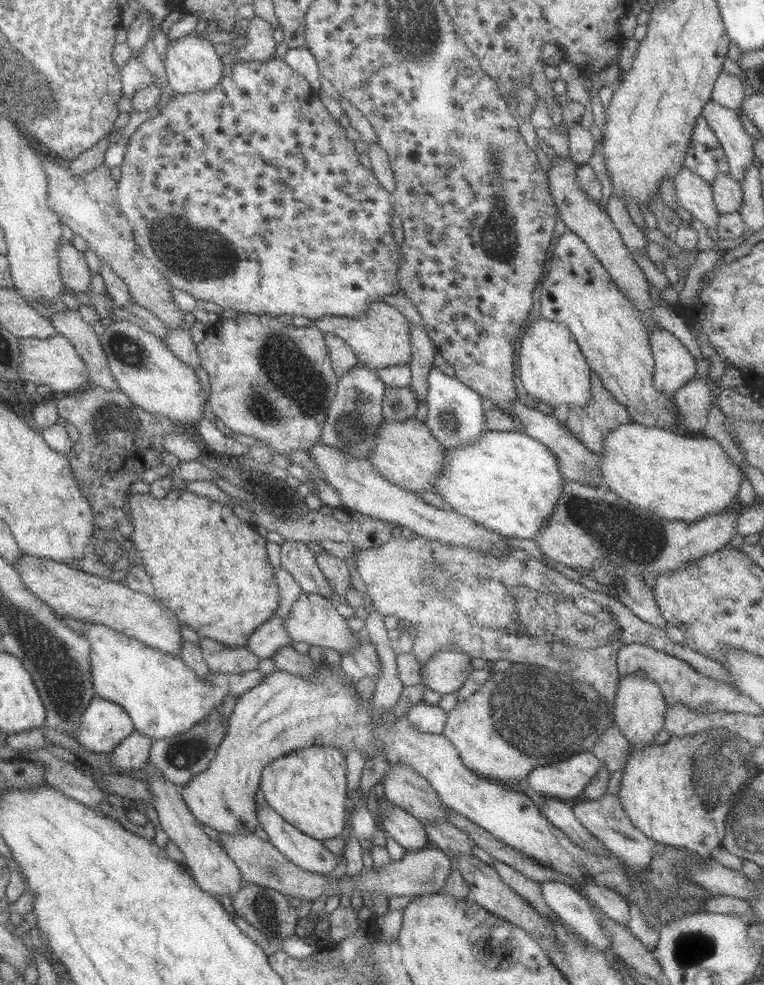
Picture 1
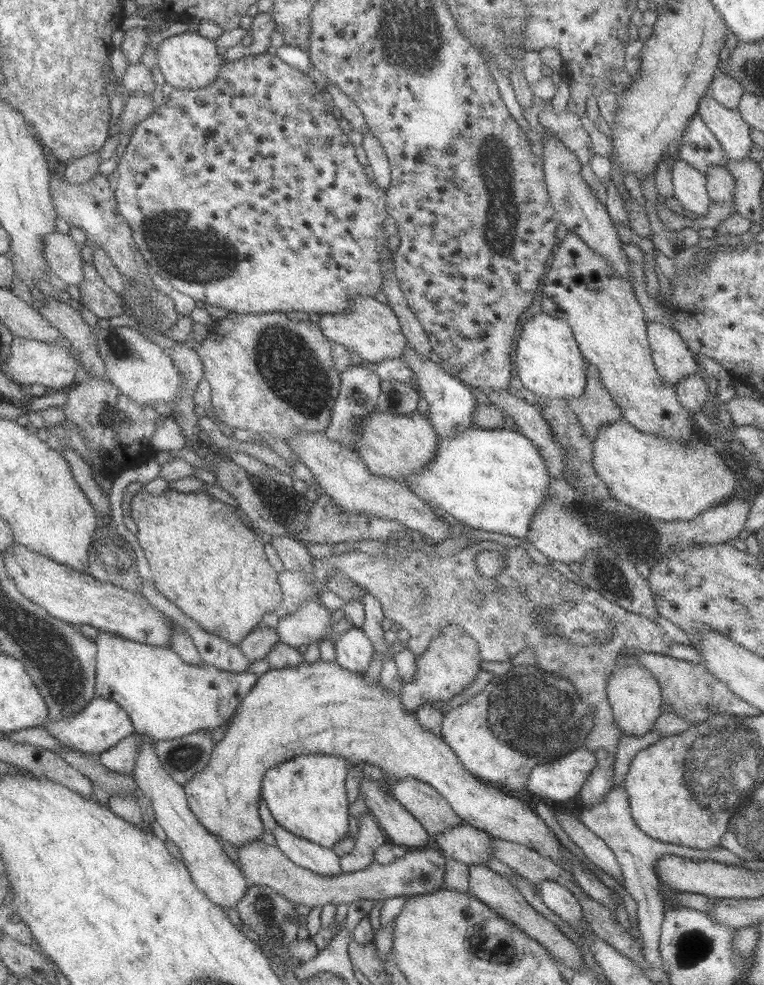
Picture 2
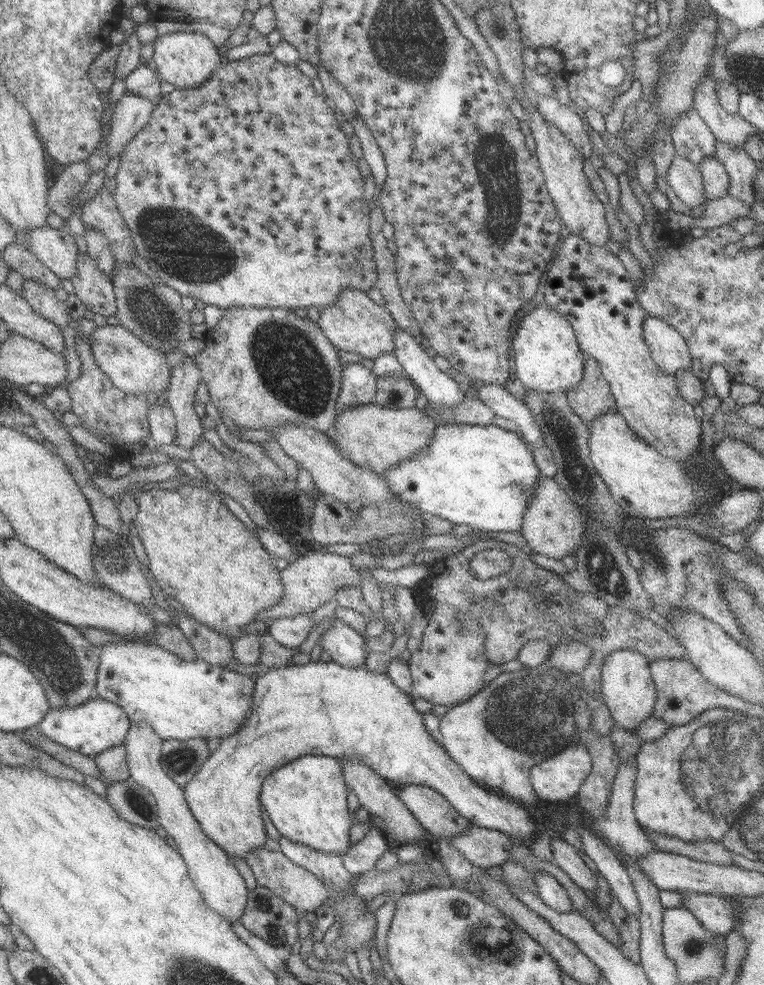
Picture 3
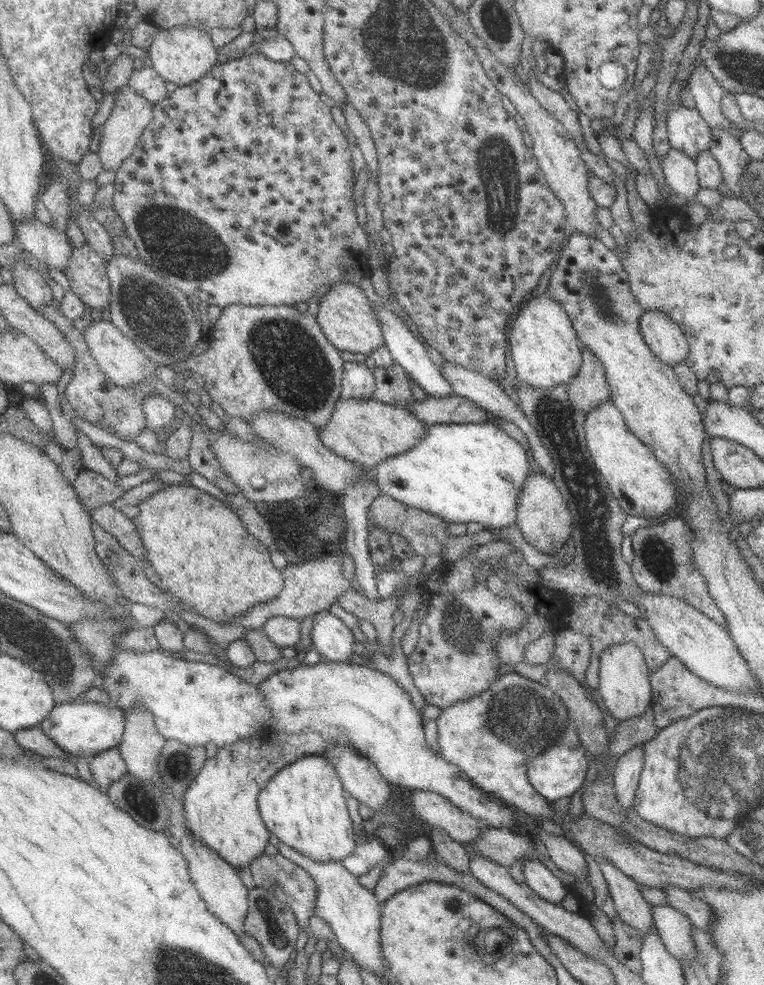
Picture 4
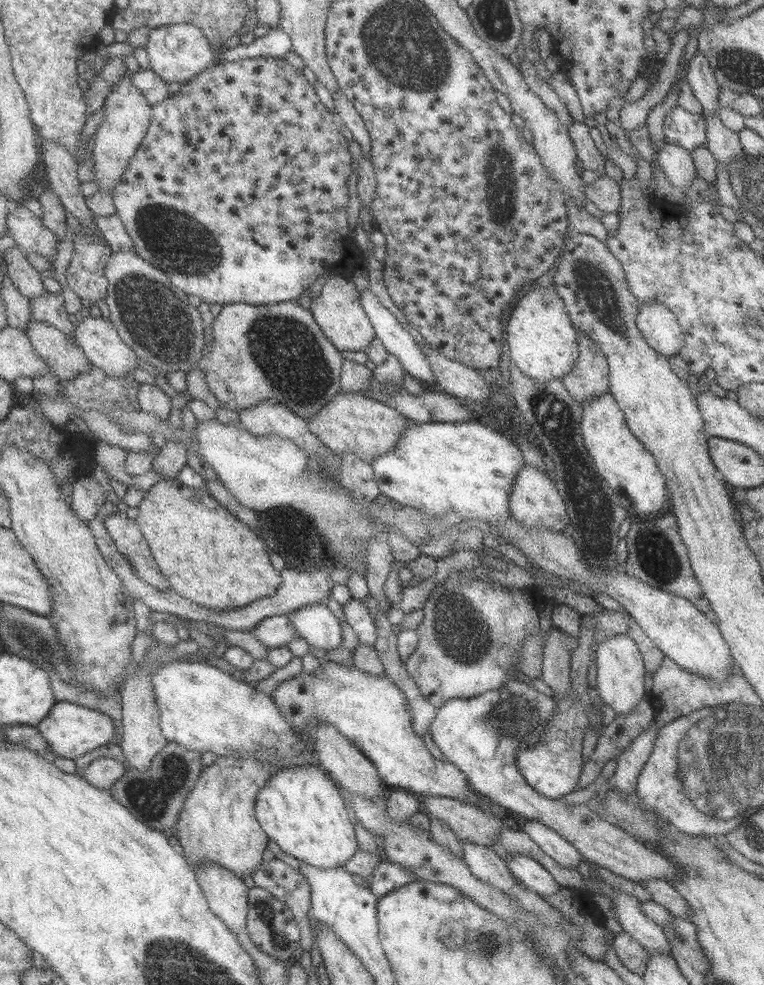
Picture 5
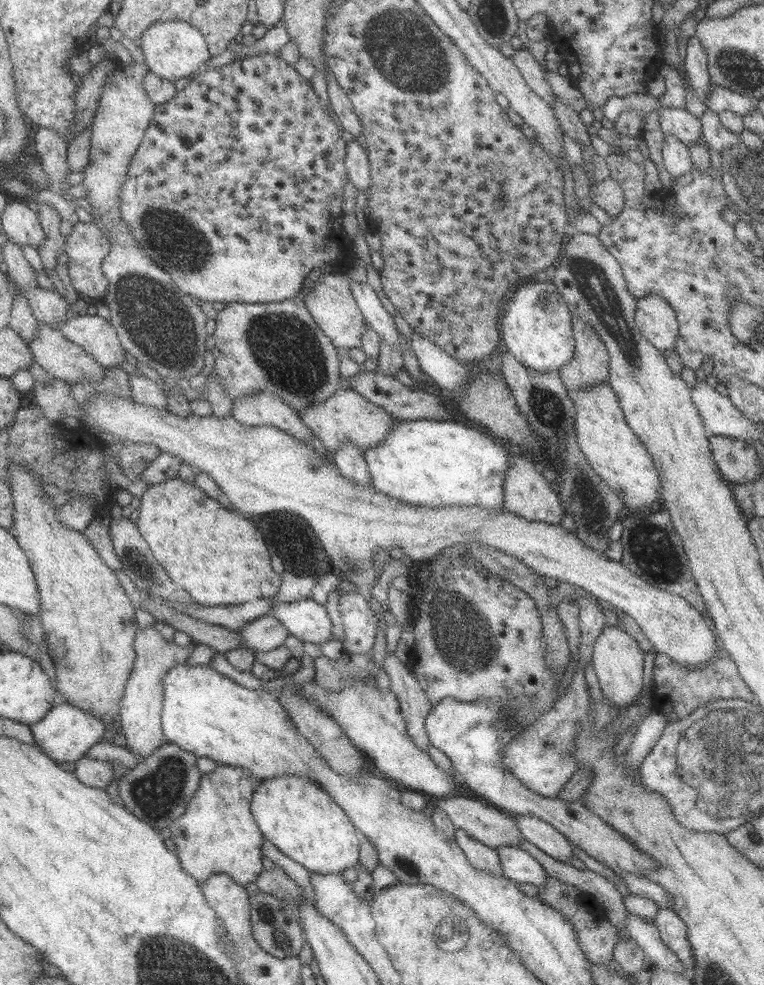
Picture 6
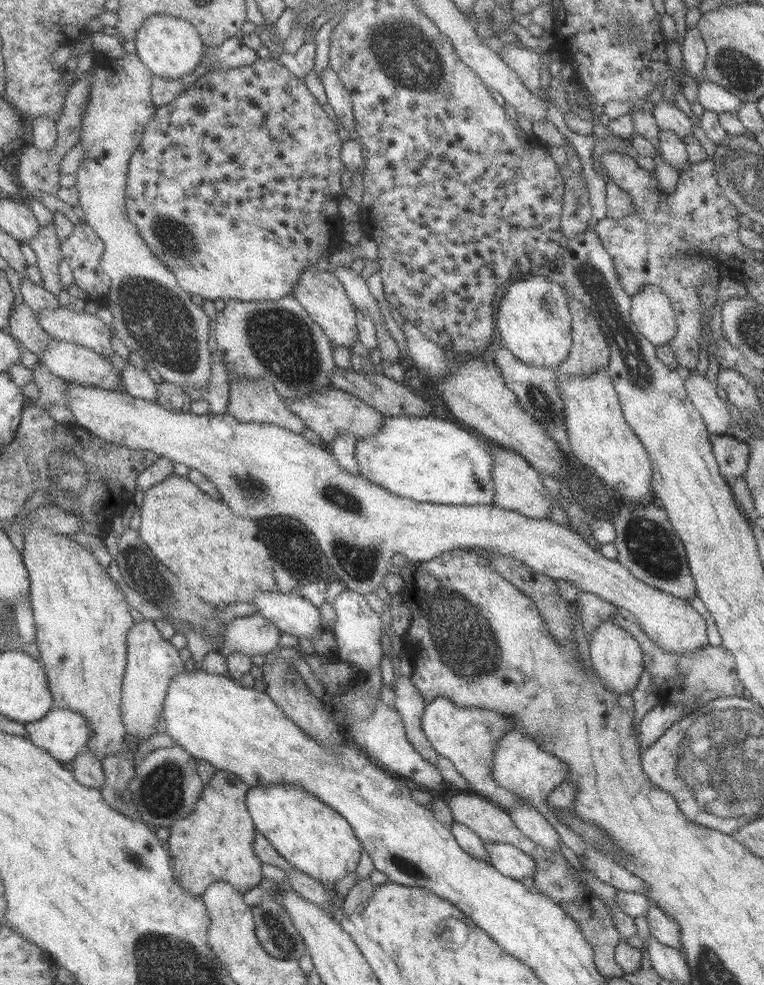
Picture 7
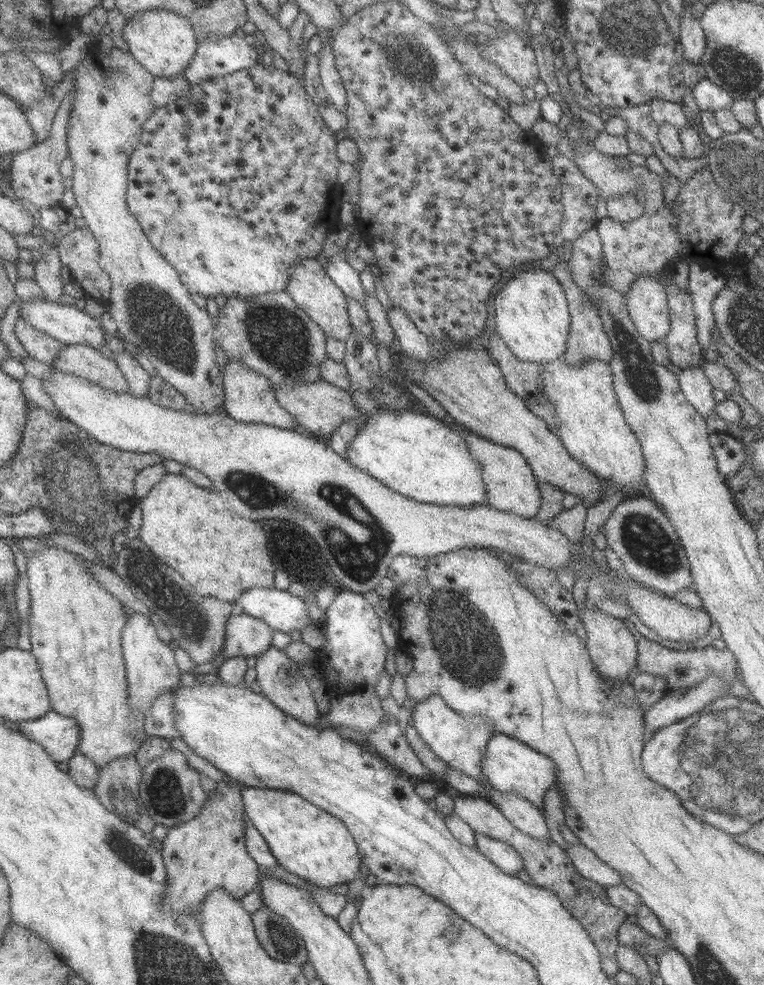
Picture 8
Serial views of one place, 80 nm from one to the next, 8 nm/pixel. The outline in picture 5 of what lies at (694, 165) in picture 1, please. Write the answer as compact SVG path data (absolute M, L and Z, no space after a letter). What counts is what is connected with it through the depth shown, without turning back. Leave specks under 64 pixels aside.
M680 105L666 114L663 132L666 142L682 145L682 148L690 152L695 148L704 147L707 141L704 115L688 112Z

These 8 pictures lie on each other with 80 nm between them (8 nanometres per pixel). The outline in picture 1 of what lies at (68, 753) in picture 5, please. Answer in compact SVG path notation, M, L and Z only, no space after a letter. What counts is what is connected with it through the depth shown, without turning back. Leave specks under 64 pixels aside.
M96 696L81 718L75 739L91 752L108 754L132 732L131 716L118 704Z

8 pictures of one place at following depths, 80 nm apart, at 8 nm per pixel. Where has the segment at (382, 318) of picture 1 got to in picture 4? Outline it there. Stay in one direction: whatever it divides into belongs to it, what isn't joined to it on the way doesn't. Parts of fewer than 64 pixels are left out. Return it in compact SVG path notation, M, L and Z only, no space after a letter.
M337 282L333 284L333 287L321 296L316 316L323 334L339 351L362 353L369 356L379 346L385 346L382 327L376 319L371 302L364 295L364 291L354 283Z

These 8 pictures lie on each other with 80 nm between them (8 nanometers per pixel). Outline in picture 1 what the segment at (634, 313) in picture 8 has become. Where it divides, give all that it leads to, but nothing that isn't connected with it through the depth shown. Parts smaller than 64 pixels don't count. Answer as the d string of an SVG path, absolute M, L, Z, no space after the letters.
M654 328L649 341L655 360L654 386L660 392L673 396L689 380L698 377L696 359L674 334Z

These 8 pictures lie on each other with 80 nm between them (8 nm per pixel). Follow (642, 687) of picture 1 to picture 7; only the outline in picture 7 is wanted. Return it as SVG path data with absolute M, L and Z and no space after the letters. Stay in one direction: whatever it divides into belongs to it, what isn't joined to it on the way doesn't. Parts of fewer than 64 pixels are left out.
M610 618L603 620L593 628L590 642L590 656L593 669L604 683L606 690L612 690L614 694L632 694L642 676L644 669L644 653L638 641L627 630L616 624Z

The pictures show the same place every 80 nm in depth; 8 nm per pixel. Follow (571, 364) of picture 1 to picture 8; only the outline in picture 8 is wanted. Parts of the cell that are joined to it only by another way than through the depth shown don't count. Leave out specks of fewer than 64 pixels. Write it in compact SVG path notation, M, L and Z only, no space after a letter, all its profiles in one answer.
M536 266L519 270L512 278L504 283L504 287L494 296L494 322L496 333L507 347L523 361L531 363L552 362L564 356L570 332L571 317L566 293L558 279L551 271L539 269Z

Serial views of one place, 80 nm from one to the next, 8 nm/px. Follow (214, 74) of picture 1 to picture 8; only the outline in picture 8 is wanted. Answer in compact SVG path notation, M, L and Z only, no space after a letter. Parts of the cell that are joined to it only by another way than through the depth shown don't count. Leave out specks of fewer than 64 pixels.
M154 9L144 11L126 20L121 36L128 44L129 52L152 76L171 77L182 75L197 49L196 31L190 21L172 11Z

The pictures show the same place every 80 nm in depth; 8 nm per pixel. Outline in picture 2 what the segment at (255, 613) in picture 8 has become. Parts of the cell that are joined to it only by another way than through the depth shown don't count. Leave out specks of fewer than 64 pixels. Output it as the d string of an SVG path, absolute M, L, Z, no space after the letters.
M352 627L335 636L332 641L338 665L354 674L364 675L368 672L375 648L362 629Z

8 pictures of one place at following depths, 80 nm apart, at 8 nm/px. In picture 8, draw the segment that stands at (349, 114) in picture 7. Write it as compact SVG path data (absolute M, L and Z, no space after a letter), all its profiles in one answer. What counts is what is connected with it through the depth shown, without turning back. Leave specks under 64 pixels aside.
M328 42L319 50L319 75L325 91L329 94L328 100L340 111L345 113L347 92L338 72L333 44Z

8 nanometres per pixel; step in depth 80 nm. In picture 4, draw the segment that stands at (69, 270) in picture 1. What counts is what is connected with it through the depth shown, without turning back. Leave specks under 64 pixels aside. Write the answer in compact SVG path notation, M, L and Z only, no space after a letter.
M37 218L14 221L14 224L17 240L35 263L62 272L66 269L72 256L70 239L66 232L46 226Z

